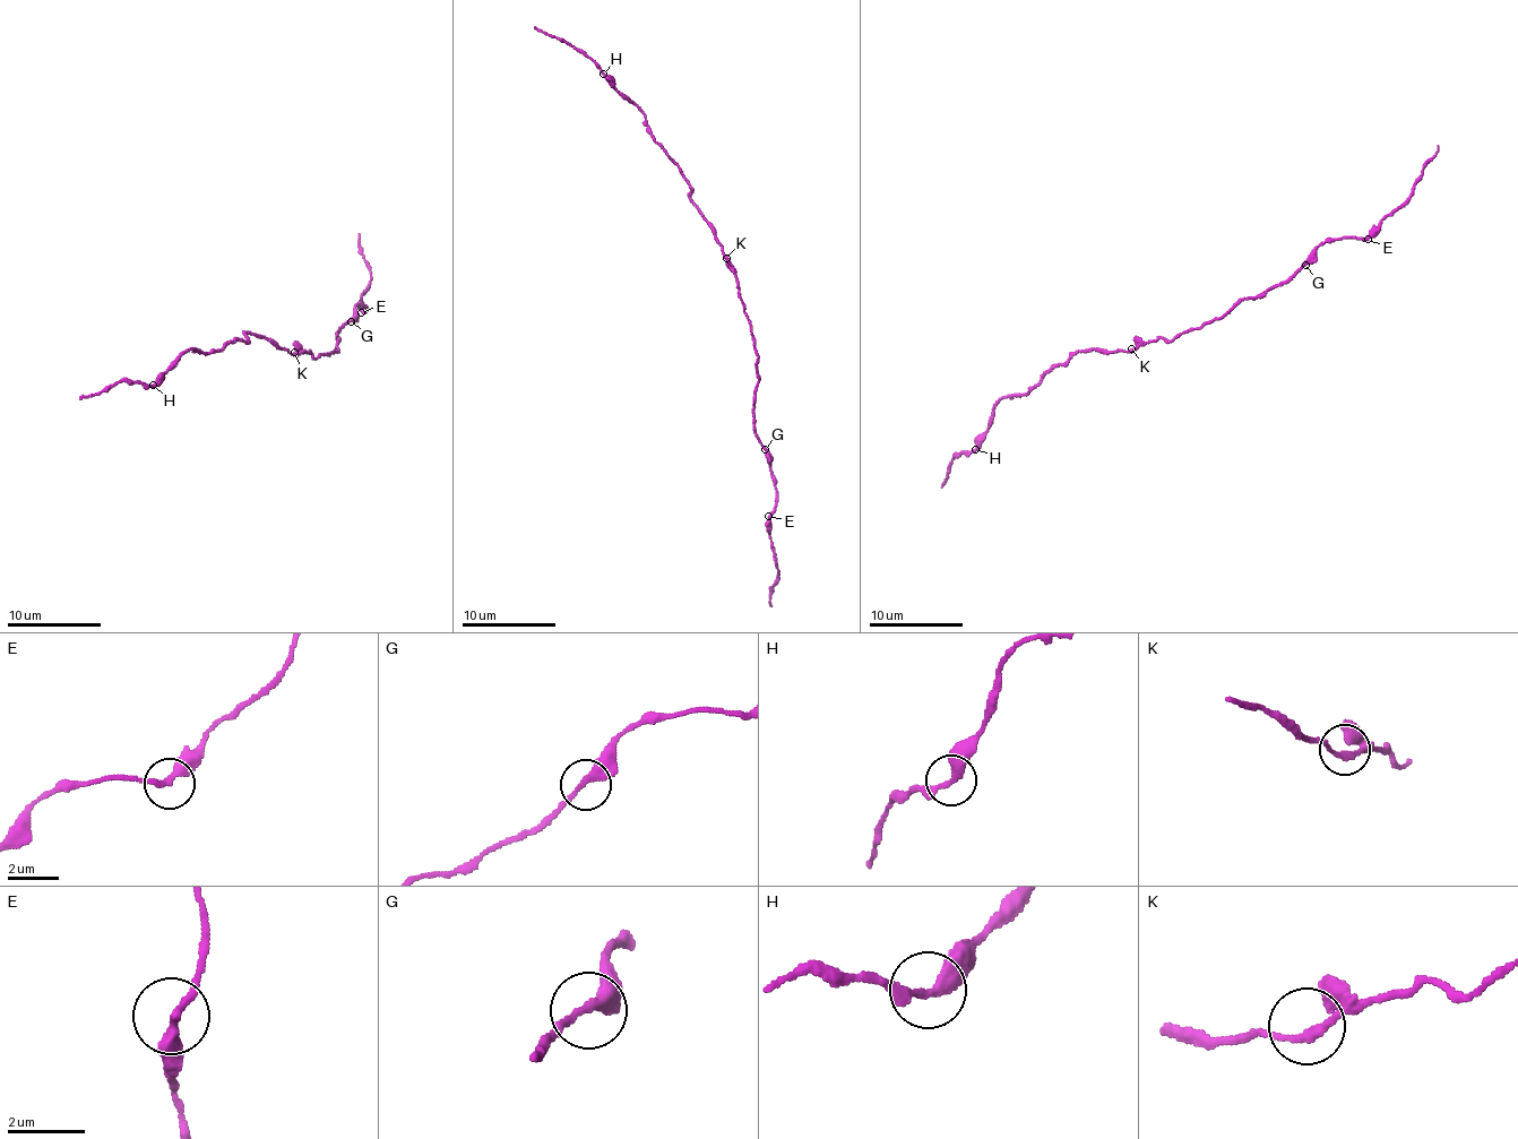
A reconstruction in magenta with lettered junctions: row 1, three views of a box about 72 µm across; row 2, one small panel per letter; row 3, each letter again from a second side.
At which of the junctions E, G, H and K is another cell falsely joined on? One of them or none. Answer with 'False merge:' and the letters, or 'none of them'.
False merge: none of them

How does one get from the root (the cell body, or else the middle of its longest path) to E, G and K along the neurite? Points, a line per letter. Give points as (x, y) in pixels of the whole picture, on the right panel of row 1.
E: (1164, 337), (1172, 342), (1199, 329), (1242, 299), (1261, 298), (1290, 281), (1318, 246), (1368, 239)
G: (1164, 337), (1172, 342), (1181, 334), (1222, 318), (1242, 299), (1261, 298), (1274, 286), (1290, 281), (1305, 265)
K: (1164, 337), (1143, 342), (1131, 348)

